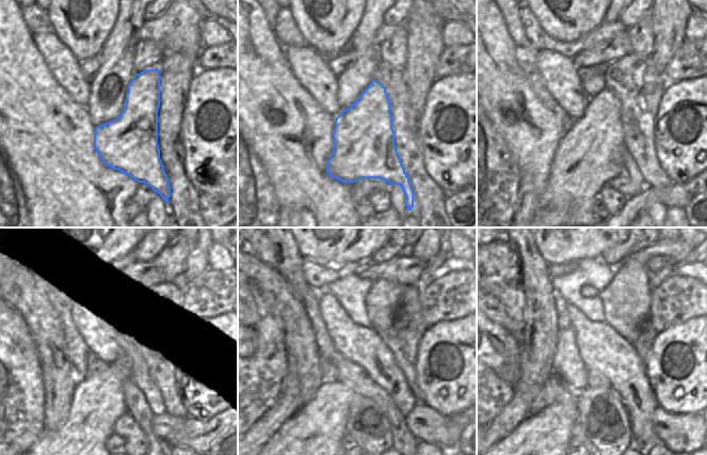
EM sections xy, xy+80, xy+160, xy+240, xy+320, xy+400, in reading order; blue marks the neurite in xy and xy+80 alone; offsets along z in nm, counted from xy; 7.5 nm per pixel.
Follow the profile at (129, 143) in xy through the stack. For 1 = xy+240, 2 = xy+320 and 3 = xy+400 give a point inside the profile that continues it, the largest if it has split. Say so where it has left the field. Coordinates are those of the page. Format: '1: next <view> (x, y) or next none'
1: next xy+240 (98, 401)
2: next xy+320 (306, 444)
3: next xy+400 (539, 444)

